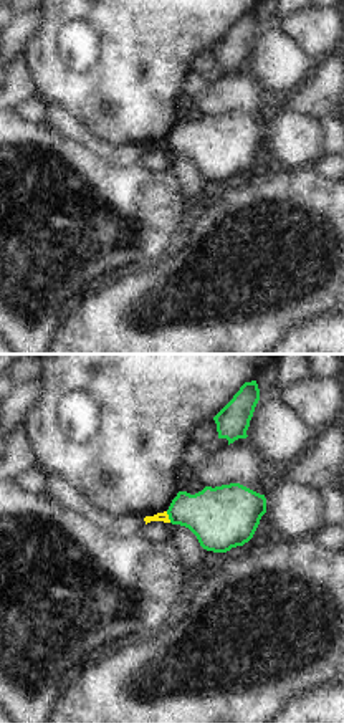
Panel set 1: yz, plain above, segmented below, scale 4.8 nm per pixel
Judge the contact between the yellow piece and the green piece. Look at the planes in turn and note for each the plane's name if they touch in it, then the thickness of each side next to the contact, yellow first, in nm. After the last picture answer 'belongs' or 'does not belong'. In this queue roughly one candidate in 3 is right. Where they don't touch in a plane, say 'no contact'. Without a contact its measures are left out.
yz | 50/300 nm

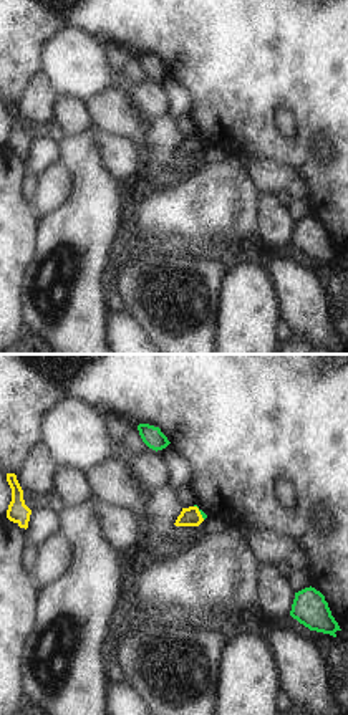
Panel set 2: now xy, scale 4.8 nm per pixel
xy | 100/20 nm

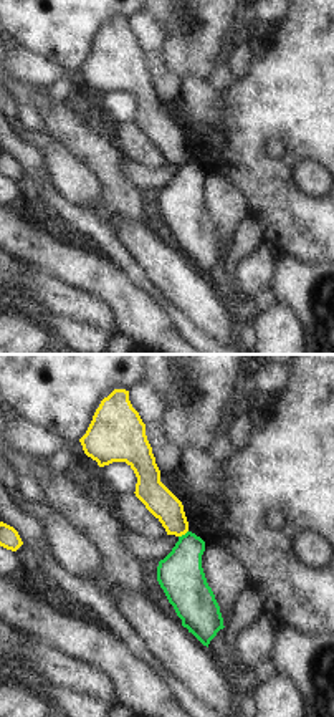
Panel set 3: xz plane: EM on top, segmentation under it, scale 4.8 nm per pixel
xz | 150/220 nm

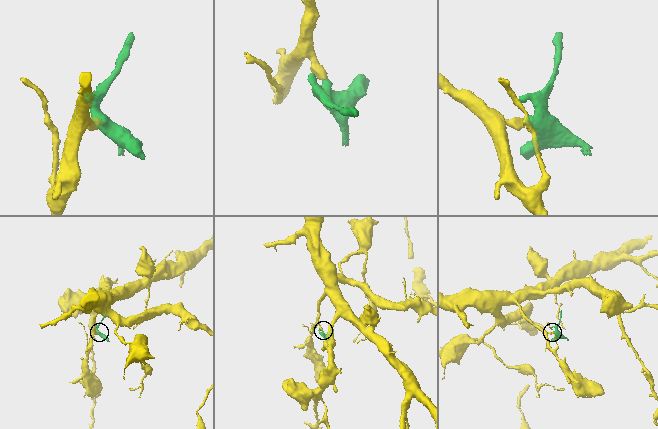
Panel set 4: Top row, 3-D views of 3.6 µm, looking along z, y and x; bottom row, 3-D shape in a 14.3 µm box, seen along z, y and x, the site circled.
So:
does not belong

